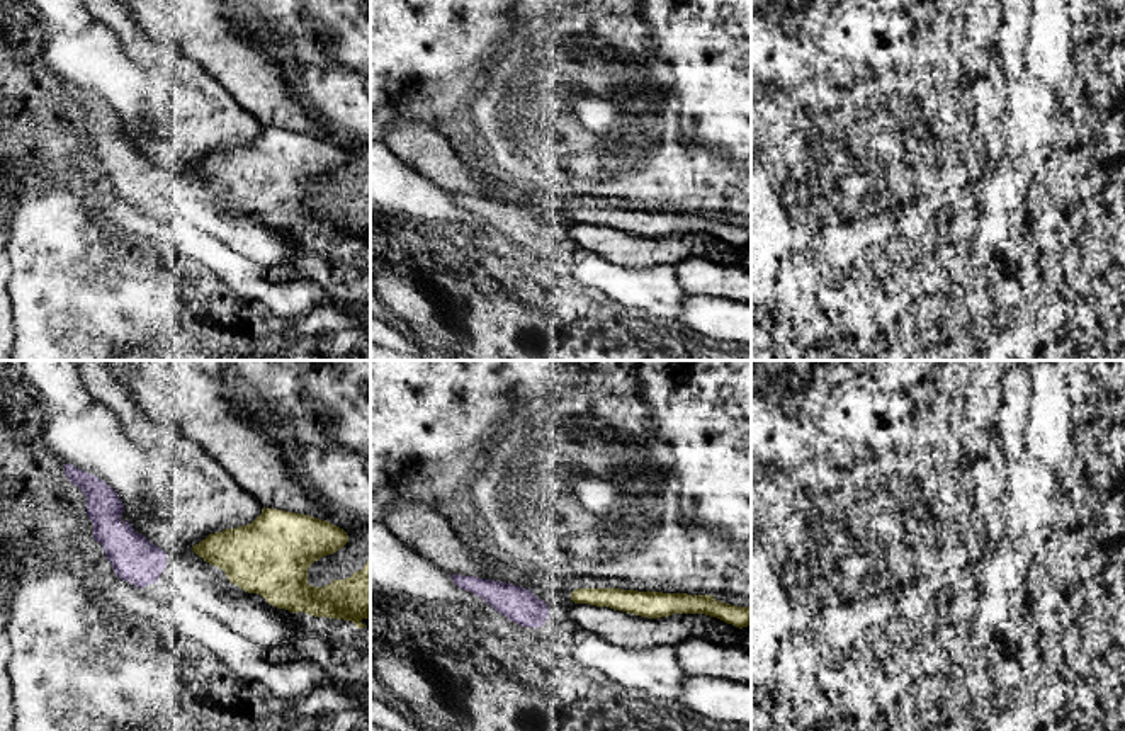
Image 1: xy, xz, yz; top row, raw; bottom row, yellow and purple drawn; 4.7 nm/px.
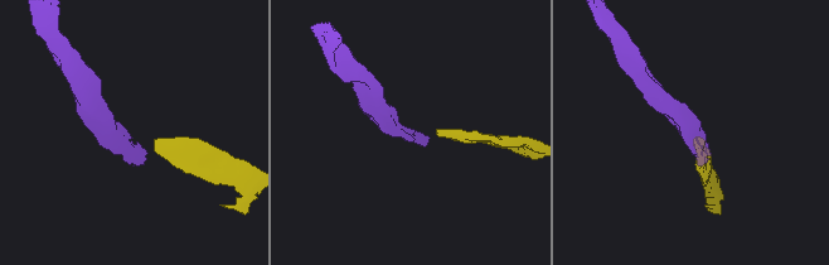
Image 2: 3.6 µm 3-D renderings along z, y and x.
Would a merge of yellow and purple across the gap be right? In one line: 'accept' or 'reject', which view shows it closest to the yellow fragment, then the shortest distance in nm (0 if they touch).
reject | xz | 120 nm

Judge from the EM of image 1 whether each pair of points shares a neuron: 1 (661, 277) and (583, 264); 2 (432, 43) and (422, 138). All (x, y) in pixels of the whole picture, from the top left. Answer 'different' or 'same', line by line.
1: same
2: different

